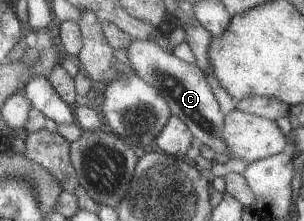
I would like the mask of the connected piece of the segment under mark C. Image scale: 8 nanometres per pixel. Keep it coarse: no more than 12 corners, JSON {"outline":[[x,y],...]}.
{"outline":[[132,39],[129,67],[215,158],[223,114],[196,66]]}

